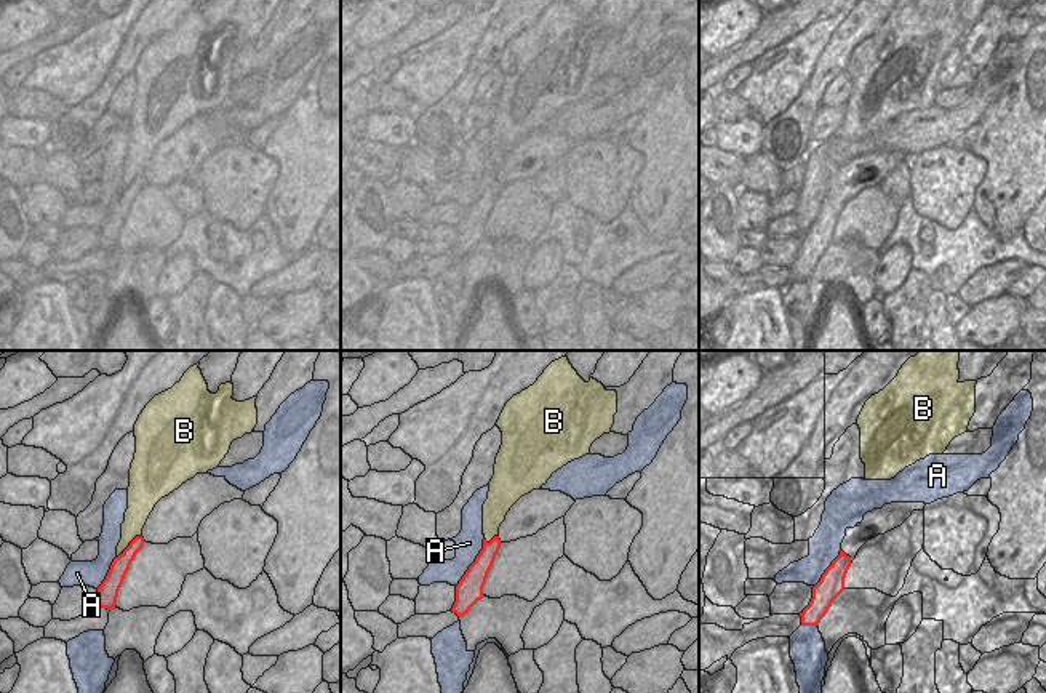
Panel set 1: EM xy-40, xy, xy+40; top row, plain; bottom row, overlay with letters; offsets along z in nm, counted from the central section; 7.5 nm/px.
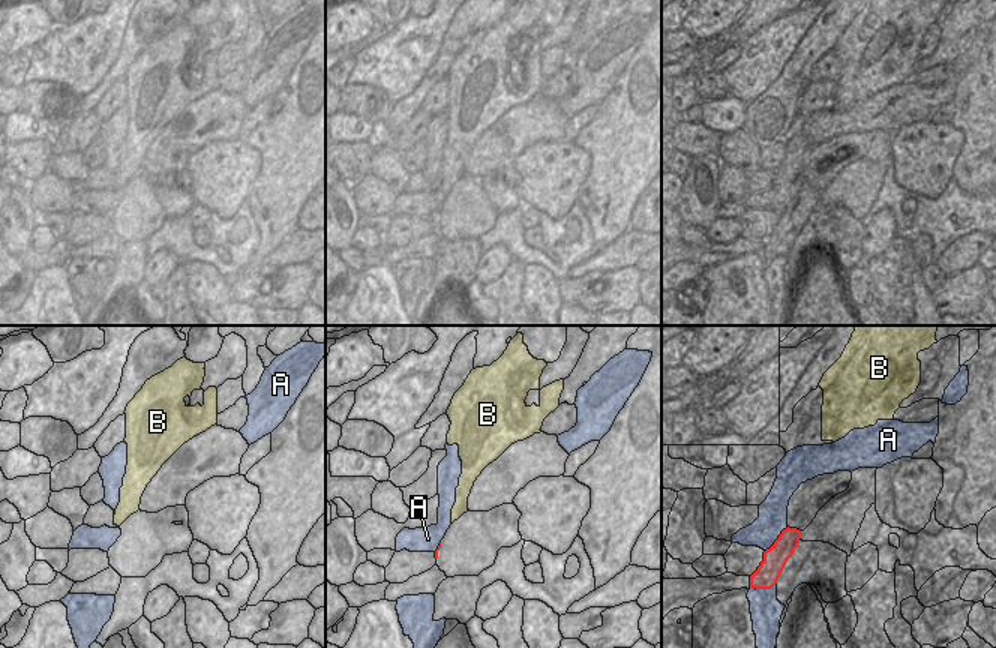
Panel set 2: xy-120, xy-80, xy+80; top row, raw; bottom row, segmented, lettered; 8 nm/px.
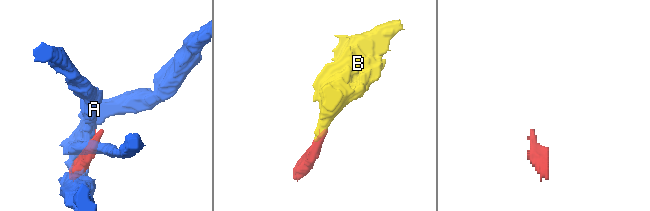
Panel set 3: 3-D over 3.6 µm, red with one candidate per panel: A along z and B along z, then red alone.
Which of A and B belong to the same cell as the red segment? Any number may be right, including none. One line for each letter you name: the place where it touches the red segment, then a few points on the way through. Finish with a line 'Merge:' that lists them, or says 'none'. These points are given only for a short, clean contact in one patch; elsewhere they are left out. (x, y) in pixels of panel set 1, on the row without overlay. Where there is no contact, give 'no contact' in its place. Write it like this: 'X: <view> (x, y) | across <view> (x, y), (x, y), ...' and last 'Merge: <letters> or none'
Merge: none

